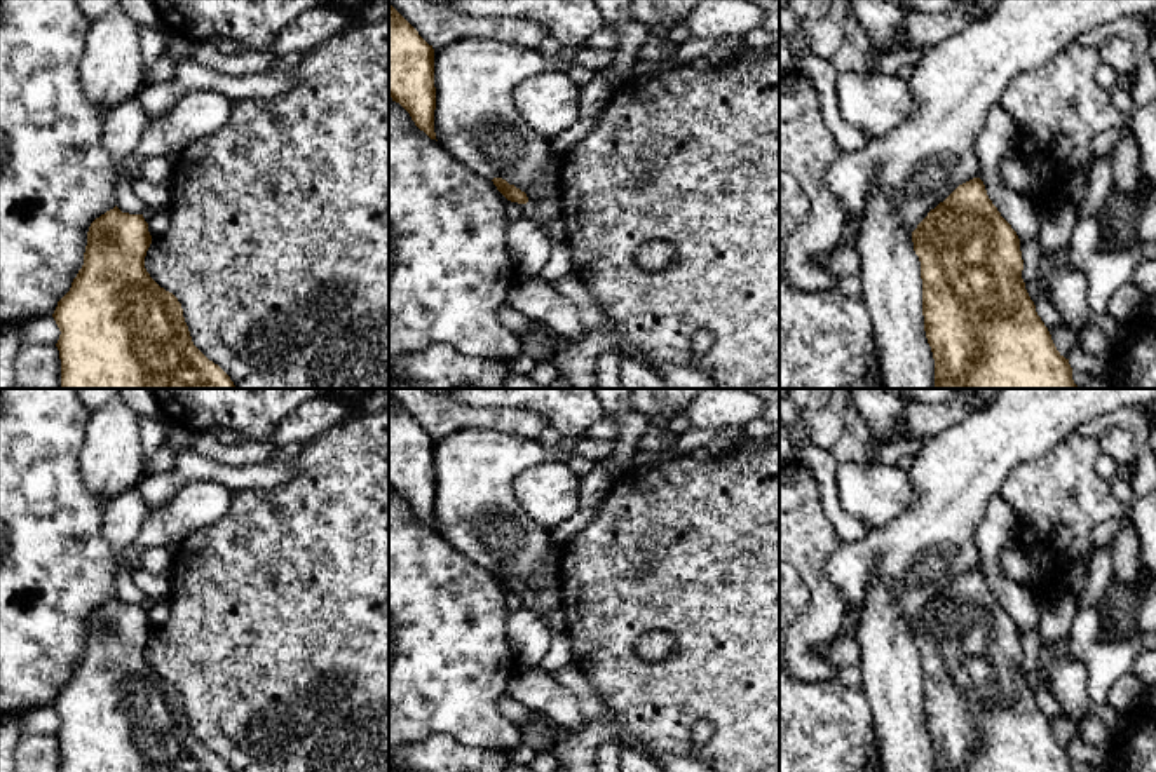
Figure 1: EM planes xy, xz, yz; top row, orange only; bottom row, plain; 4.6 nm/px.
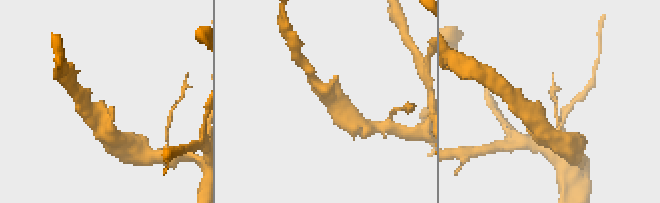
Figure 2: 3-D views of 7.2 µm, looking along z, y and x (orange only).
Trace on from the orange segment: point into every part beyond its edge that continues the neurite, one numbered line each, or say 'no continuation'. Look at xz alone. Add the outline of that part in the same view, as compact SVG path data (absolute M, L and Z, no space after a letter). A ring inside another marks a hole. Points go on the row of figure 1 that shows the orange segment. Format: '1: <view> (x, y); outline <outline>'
1: xz (555, 229); outline M528 200L527 204L523 204L525 207L525 216L534 220L539 227L544 228L544 232L547 234L547 237L553 240L553 242L565 242L565 237L567 237L567 232L565 232L565 225L561 221L561 218L556 218L549 223L542 223L537 214L535 214L535 209L532 206L532 202Z

